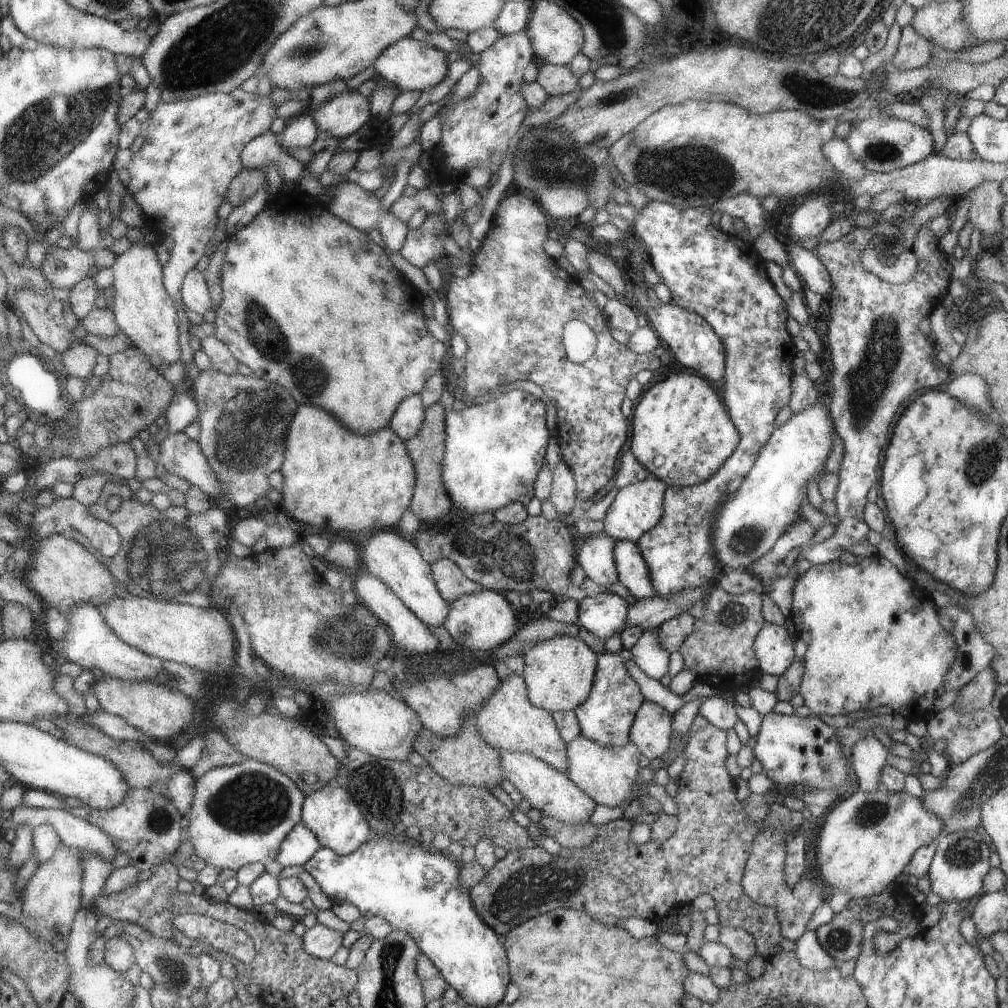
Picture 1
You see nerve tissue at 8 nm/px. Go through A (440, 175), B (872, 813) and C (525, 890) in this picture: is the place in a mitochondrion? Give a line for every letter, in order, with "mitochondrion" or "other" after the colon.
A: other
B: mitochondrion
C: mitochondrion

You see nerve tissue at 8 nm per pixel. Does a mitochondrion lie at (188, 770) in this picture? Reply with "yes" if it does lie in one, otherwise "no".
no

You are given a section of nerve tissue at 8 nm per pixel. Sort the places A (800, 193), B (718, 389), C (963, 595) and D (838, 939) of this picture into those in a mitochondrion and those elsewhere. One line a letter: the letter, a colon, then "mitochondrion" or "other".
A: other
B: other
C: other
D: mitochondrion

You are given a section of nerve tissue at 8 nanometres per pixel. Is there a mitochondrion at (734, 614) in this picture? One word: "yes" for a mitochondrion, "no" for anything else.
yes

